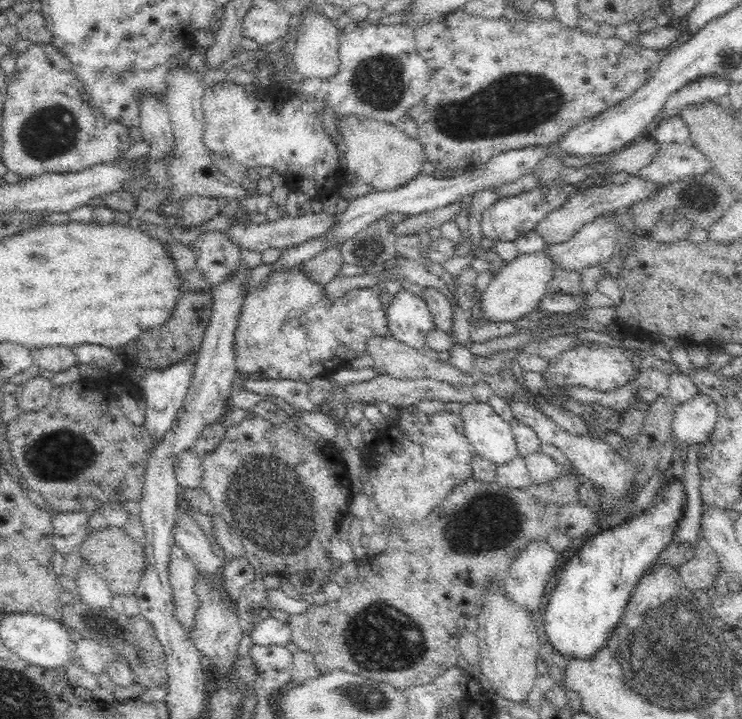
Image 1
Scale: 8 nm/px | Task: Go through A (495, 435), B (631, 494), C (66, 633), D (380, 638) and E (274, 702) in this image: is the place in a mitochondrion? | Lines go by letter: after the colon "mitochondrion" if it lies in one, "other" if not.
A: other
B: other
C: other
D: mitochondrion
E: other

